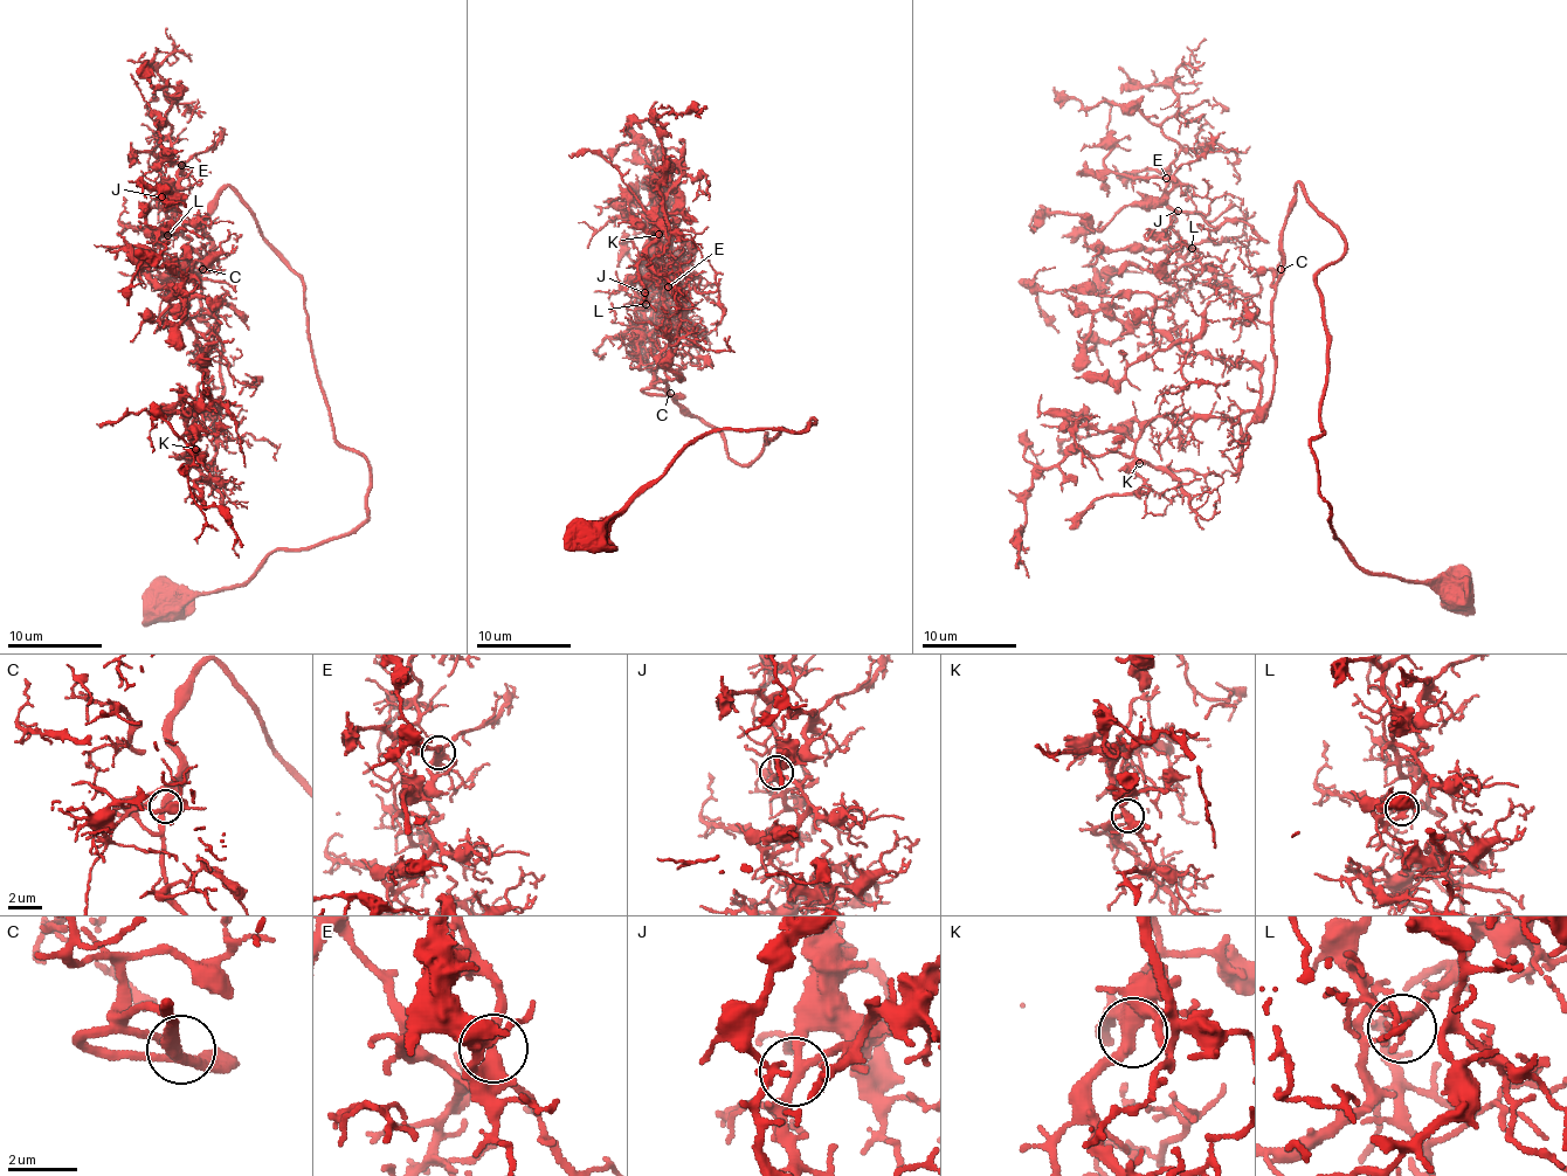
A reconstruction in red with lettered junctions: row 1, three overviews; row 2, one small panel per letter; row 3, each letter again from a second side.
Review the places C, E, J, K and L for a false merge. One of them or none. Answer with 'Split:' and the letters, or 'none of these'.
Split: none of these

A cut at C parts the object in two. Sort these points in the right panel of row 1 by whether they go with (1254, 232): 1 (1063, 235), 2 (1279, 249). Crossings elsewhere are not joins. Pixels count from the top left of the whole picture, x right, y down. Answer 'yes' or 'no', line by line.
1: yes
2: no

